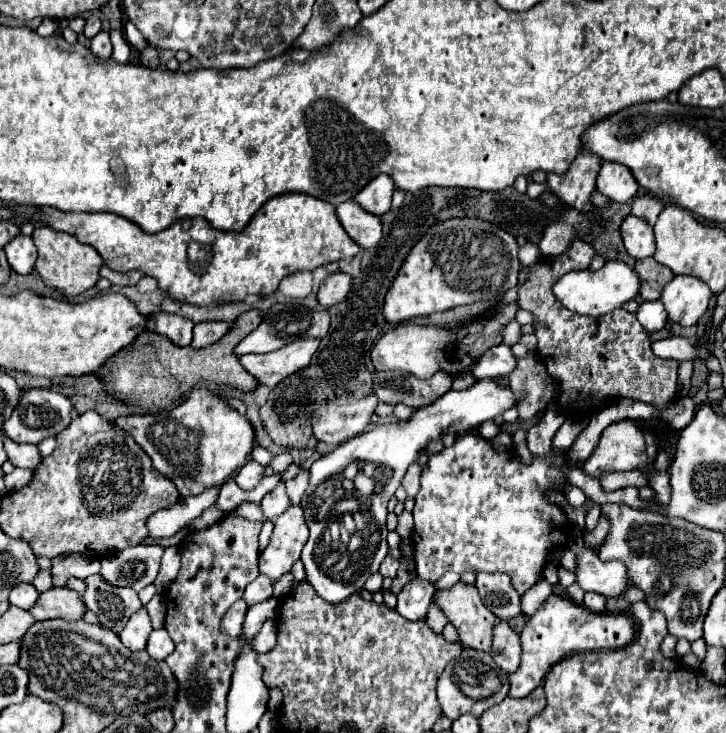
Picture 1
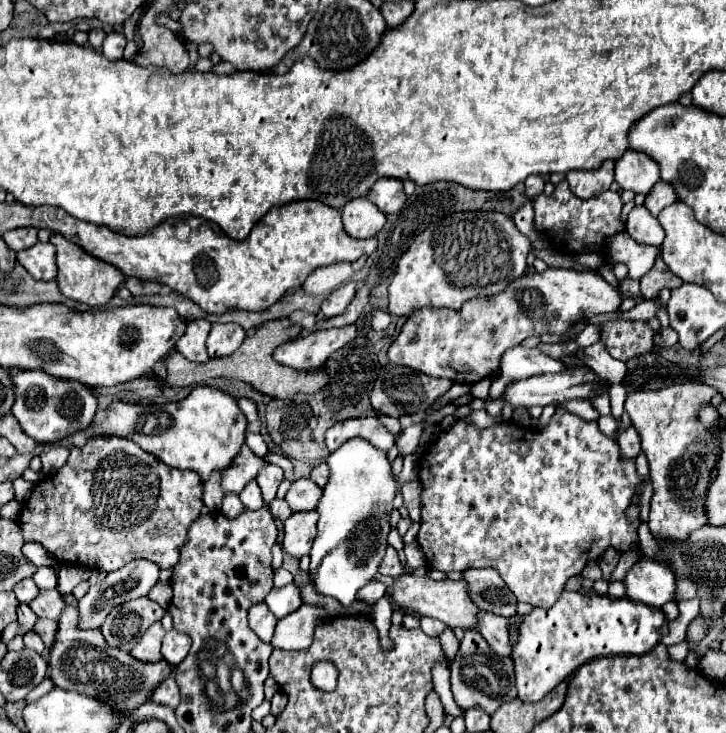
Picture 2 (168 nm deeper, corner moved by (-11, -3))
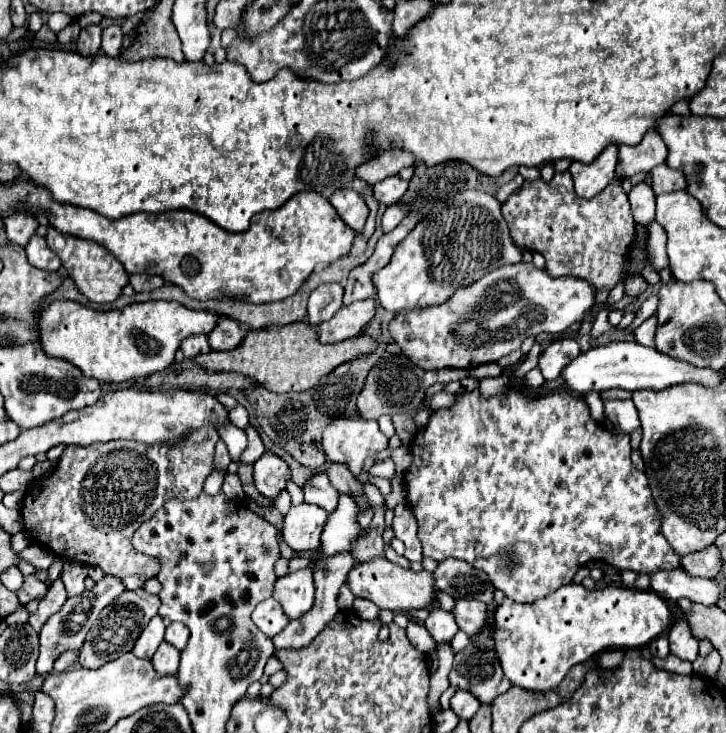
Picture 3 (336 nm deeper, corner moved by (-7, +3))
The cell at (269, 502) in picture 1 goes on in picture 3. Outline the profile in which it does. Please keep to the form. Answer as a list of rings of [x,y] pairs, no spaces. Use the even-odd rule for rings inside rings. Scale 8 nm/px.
[[[325,473],[311,475],[311,479],[301,489],[303,489],[305,503],[315,503],[315,505],[323,507],[327,513],[337,507],[339,491],[329,483]]]

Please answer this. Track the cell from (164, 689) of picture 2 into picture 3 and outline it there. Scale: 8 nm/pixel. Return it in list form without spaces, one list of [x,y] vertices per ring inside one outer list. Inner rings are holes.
[[[163,641],[159,645],[159,649],[157,649],[157,653],[153,655],[151,663],[153,663],[155,673],[159,673],[159,675],[165,675],[165,677],[177,675],[177,669],[179,669],[179,651],[173,645]]]

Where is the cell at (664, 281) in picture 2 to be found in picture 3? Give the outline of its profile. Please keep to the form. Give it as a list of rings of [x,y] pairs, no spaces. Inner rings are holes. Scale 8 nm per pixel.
[[[629,275],[625,279],[625,293],[631,297],[639,297],[643,291],[647,289],[647,281],[643,279],[643,275]]]

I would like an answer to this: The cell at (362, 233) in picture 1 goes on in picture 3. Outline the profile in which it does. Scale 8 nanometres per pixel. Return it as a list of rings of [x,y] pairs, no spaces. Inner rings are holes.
[[[339,189],[337,193],[333,193],[329,197],[329,201],[337,209],[339,217],[355,233],[361,233],[363,231],[363,225],[365,225],[367,215],[369,215],[369,207],[367,207],[365,199],[357,191],[353,191],[353,189]]]

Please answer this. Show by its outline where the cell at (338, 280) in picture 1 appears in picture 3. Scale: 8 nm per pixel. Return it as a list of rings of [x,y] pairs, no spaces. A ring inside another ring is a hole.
[[[323,283],[319,285],[311,297],[309,297],[309,305],[307,305],[307,315],[311,325],[321,325],[323,321],[331,319],[343,301],[343,287],[339,283]]]

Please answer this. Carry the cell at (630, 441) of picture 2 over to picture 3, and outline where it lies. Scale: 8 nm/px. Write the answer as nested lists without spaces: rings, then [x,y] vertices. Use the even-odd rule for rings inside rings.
[[[605,401],[605,417],[615,425],[615,431],[631,433],[639,429],[639,417],[633,401]]]

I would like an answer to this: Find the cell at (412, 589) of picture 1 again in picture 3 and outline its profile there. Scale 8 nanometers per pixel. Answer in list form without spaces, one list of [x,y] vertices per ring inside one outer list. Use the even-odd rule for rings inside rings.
[[[441,607],[433,609],[433,611],[429,613],[429,617],[425,619],[423,625],[427,627],[427,631],[431,633],[431,637],[433,637],[437,643],[441,643],[441,641],[451,641],[453,635],[457,633],[457,629],[459,629],[457,623],[455,623],[455,619],[453,619],[453,615],[451,615],[449,611],[441,609]]]

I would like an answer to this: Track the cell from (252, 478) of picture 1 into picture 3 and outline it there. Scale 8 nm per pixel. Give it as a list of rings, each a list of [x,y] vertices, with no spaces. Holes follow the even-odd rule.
[[[265,453],[253,465],[253,477],[255,477],[257,491],[273,499],[279,491],[285,489],[285,481],[287,481],[285,473],[287,473],[287,463],[273,453]]]

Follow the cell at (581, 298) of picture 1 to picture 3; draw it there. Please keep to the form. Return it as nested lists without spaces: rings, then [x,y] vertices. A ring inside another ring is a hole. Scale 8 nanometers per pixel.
[[[533,263],[505,265],[481,277],[469,287],[457,289],[451,301],[441,305],[431,305],[423,309],[401,311],[389,323],[393,341],[401,347],[415,365],[423,369],[473,369],[485,363],[495,363],[501,357],[517,351],[525,337],[539,333],[563,333],[569,325],[583,319],[583,315],[593,307],[597,289],[579,277],[551,277],[545,269],[537,269]]]

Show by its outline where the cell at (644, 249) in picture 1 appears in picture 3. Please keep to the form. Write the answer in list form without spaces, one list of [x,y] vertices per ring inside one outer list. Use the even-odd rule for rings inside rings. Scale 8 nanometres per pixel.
[[[637,183],[629,191],[629,203],[637,225],[649,227],[655,221],[655,195],[647,183]]]

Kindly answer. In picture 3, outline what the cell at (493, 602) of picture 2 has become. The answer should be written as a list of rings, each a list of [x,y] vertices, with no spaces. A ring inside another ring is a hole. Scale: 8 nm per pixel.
[[[445,559],[439,563],[435,569],[435,585],[453,599],[479,599],[487,605],[493,603],[495,595],[495,585],[487,573],[459,559]]]

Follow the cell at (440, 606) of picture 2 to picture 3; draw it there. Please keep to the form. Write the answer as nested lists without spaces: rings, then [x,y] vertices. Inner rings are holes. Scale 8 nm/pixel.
[[[377,557],[371,559],[367,563],[357,563],[351,571],[349,571],[349,587],[353,591],[353,595],[363,597],[373,601],[377,607],[381,609],[389,609],[393,613],[411,613],[417,609],[431,609],[437,603],[435,597],[435,581],[433,581],[433,573],[431,571],[411,571],[411,569],[403,569],[395,563],[389,563],[385,557]]]

